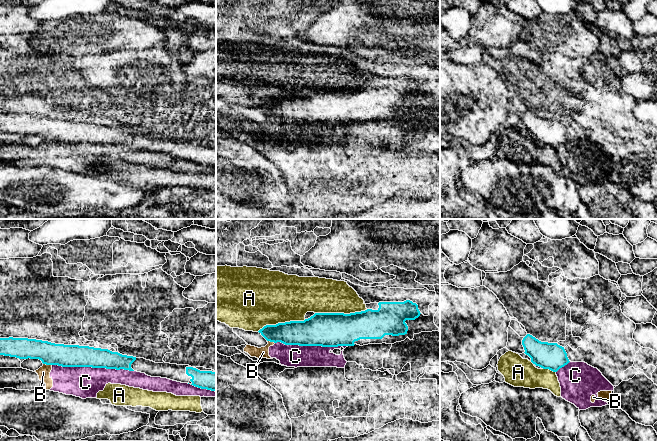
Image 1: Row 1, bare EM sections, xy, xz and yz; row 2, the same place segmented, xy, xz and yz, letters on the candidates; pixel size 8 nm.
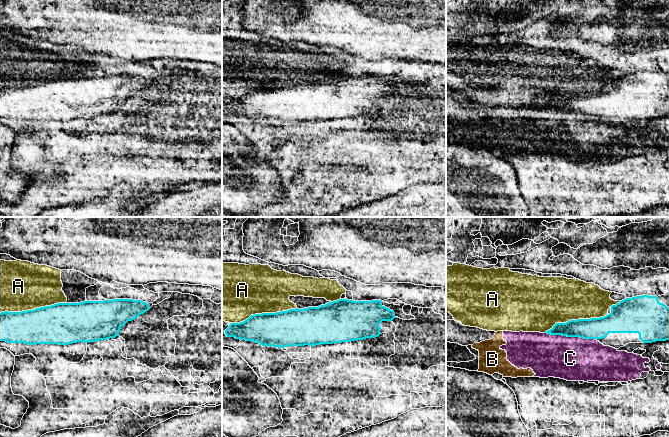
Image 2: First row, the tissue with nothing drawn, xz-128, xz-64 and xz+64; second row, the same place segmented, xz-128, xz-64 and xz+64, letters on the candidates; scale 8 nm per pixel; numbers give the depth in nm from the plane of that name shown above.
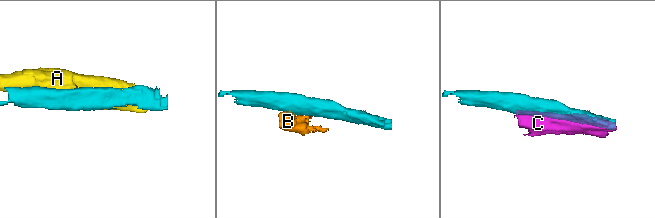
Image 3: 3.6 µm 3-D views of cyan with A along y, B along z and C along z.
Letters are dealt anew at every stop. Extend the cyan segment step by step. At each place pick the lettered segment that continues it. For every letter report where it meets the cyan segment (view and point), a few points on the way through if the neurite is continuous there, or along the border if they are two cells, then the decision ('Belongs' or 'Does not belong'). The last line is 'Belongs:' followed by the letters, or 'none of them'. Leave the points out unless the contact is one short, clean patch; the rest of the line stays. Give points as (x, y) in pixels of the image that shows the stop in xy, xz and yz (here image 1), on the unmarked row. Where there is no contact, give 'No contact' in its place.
A: Touches cyan at xz (341, 89). Does not belong
B: Touches cyan at xy (47, 140). Boundary: xy (43, 139), (51, 141). Does not belong
C: Touches cyan at xy (93, 143). Does not belong
Belongs: none of them

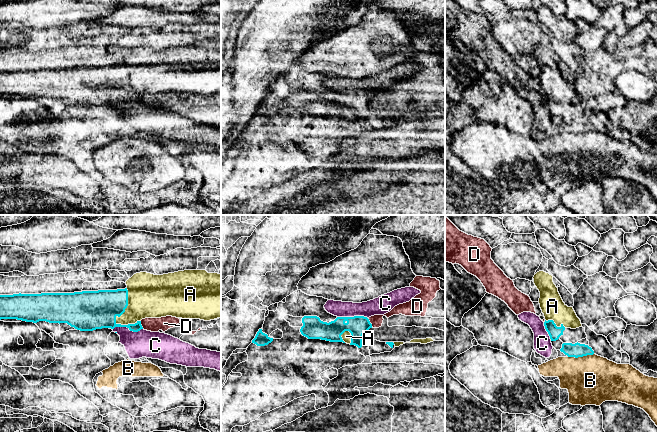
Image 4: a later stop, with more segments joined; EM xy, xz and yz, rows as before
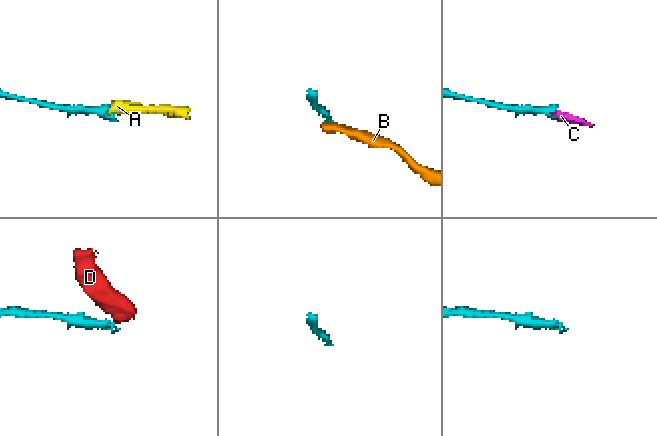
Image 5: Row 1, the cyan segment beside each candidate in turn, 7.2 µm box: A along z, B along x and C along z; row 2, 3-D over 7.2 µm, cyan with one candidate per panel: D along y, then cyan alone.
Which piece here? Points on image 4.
A: Touches cyan at xy (126, 83). Belongs
B: Touches cyan at yz (580, 132). Boundary: yz (593, 129), (577, 133), (567, 132). Does not belong
C: Touches cyan at xy (126, 102). Does not belong
D: Touches cyan at xz (369, 98). Boundary: xz (367, 94), (372, 102). Does not belong
Belongs: A

